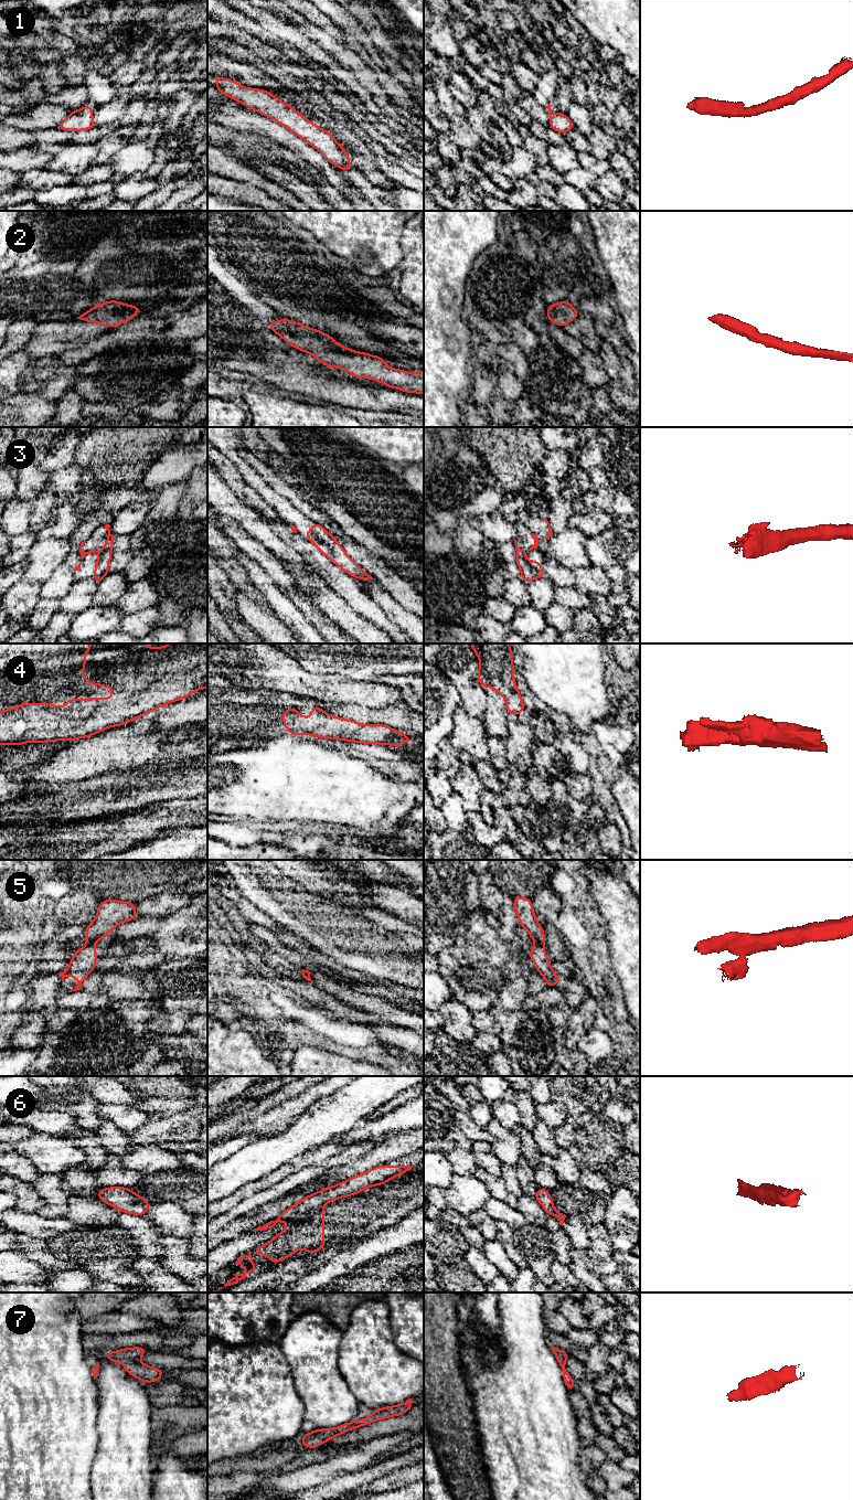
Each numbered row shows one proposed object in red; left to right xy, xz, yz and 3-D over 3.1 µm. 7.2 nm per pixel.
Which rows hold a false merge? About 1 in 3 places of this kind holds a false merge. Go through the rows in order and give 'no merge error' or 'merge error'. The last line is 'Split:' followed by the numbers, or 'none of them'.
1: no merge error
2: no merge error
3: no merge error
4: no merge error
5: merge error
6: no merge error
7: no merge error
Split: 5

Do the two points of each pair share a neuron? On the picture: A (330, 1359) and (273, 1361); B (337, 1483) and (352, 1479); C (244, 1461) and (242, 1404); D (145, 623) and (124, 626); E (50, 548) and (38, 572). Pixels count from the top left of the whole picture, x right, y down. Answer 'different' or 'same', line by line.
A: different
B: same
C: different
D: same
E: same

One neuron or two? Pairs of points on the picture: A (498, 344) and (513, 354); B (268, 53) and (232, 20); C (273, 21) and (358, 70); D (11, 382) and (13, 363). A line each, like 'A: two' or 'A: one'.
A: one
B: two
C: two
D: one

